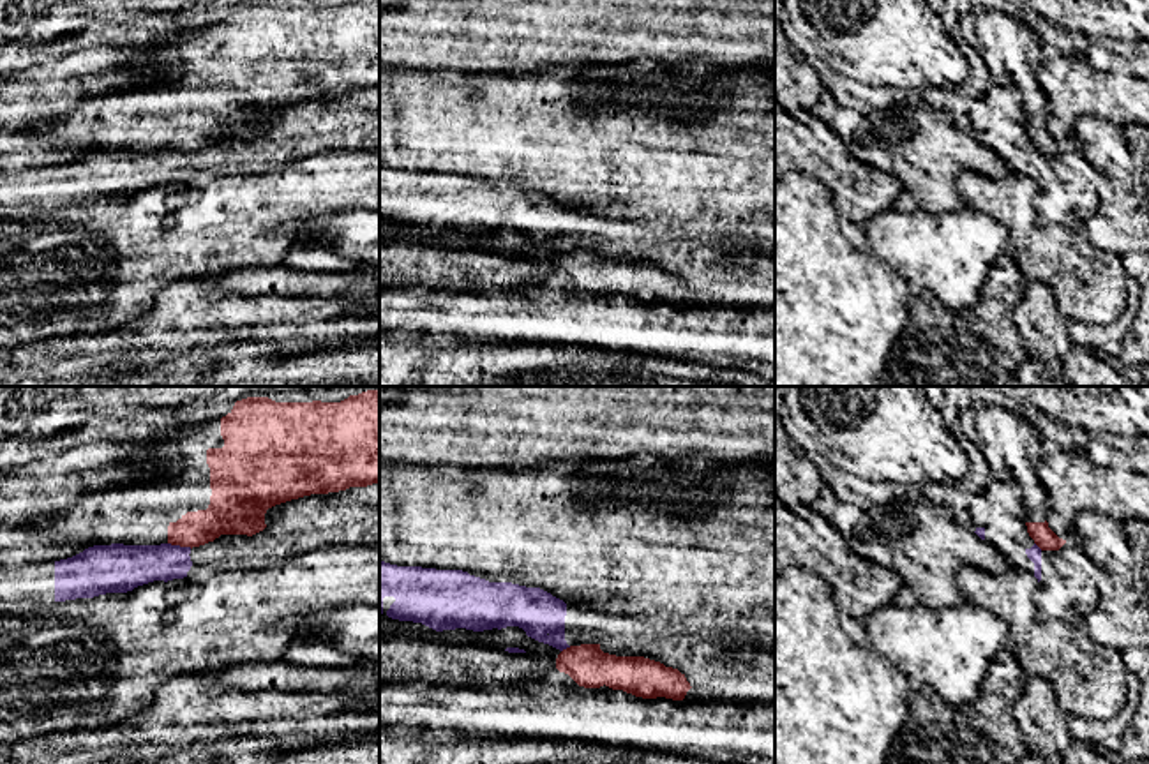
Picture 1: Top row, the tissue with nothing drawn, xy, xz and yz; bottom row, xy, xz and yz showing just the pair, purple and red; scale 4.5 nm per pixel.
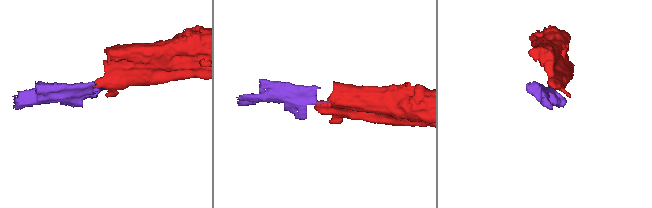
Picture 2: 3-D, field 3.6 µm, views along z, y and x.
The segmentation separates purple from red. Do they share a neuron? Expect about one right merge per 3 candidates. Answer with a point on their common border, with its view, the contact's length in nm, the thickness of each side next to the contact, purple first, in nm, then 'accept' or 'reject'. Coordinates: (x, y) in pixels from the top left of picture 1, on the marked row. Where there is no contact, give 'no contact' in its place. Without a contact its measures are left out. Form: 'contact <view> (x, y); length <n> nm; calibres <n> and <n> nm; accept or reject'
contact xy (179, 546); length 110 nm; calibres 190 and 180 nm; reject

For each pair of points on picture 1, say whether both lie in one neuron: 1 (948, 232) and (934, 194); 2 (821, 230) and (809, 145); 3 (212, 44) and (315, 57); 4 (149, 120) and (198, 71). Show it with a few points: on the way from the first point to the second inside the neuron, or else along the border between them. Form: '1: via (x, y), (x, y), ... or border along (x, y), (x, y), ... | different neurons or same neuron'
1: border along (964, 205), (938, 214), (920, 209) | different neurons
2: border along (793, 170), (812, 175), (830, 193), (837, 212) | different neurons
3: via (237, 57), (290, 57) | same neuron
4: via (161, 110), (189, 83) | same neuron

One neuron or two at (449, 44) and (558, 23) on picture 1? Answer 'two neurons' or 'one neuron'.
one neuron

